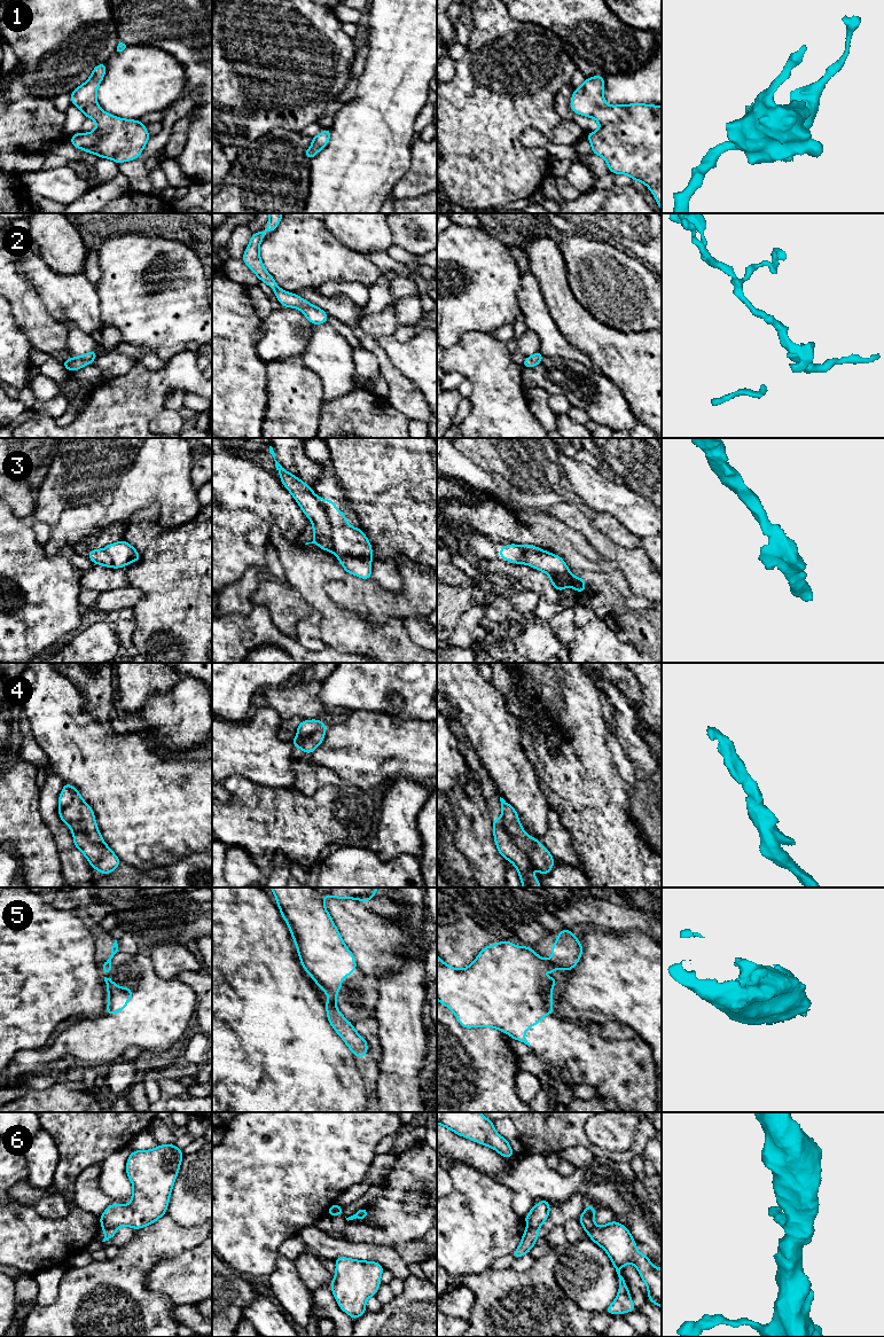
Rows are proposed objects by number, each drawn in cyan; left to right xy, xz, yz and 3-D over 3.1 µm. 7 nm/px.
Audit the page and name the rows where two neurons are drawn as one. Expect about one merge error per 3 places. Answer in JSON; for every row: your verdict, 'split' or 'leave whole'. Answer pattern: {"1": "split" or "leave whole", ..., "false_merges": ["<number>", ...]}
{"1": "leave whole", "2": "leave whole", "3": "split", "4": "split", "5": "split", "6": "split", "false_merges": ["3", "4", "5", "6"]}

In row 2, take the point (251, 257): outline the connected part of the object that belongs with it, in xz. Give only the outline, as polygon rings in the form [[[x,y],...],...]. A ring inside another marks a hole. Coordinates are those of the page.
[[[268,213],[268,224],[265,230],[253,233],[251,240],[244,251],[242,260],[245,265],[257,275],[257,277],[268,284],[275,292],[275,297],[283,307],[298,308],[303,312],[305,318],[312,325],[320,325],[328,322],[328,314],[318,306],[312,305],[300,296],[282,290],[273,276],[266,271],[263,265],[259,247],[267,232],[274,232],[280,221],[282,220],[282,213]]]

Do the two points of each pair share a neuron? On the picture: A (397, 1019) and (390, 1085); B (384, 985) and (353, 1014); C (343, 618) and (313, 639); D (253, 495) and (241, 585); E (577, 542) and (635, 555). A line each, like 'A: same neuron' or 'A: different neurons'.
A: same neuron
B: different neurons
C: different neurons
D: different neurons
E: different neurons

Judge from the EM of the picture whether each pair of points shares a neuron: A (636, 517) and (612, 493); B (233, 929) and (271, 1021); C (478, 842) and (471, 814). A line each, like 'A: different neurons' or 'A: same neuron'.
A: same neuron
B: same neuron
C: same neuron

